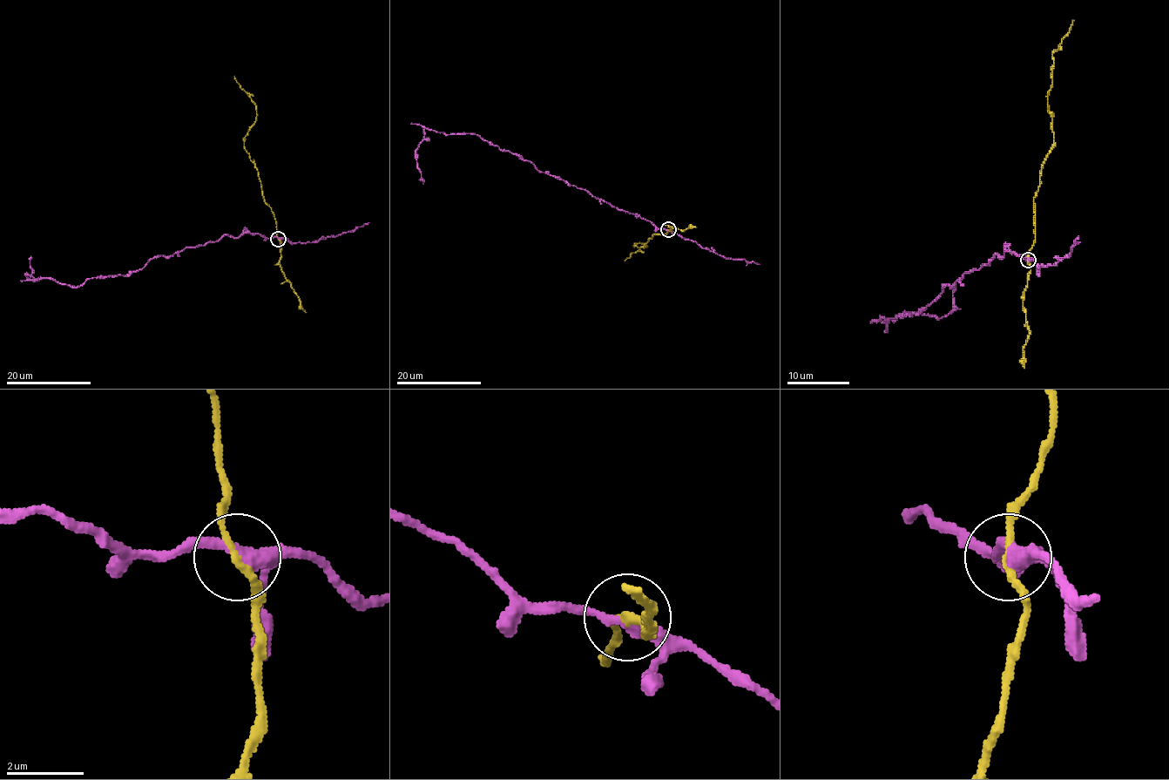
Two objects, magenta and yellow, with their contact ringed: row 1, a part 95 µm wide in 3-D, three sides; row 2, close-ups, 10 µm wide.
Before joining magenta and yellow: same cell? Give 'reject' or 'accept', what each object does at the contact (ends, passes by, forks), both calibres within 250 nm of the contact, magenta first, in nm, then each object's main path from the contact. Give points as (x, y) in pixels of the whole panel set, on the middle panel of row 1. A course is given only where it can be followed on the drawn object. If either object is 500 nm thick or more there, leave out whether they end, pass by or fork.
reject | magenta passes by | yellow passes by | 360/180 nm | magenta via (669, 229), (656, 228), (635, 213), (541, 172), (476, 134), (424, 129), (415, 159), (421, 180) | yellow via (669, 229), (666, 234), (654, 234), (640, 247), (634, 246), (636, 243), (646, 246), (641, 246), (625, 261)

